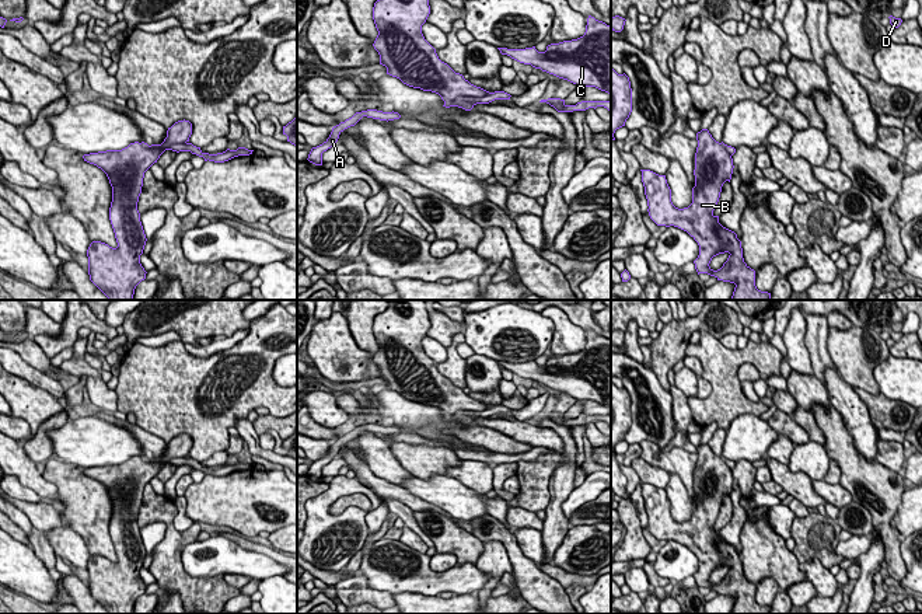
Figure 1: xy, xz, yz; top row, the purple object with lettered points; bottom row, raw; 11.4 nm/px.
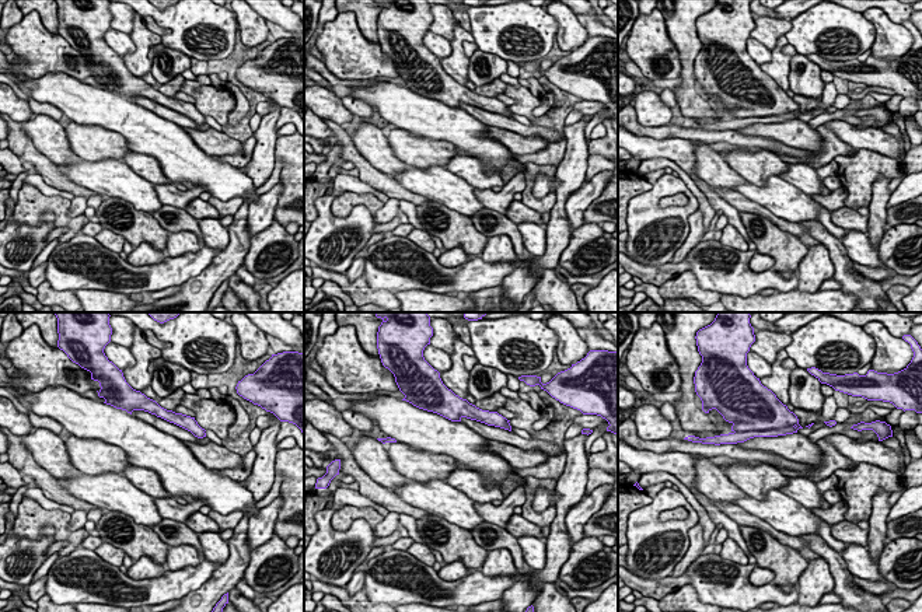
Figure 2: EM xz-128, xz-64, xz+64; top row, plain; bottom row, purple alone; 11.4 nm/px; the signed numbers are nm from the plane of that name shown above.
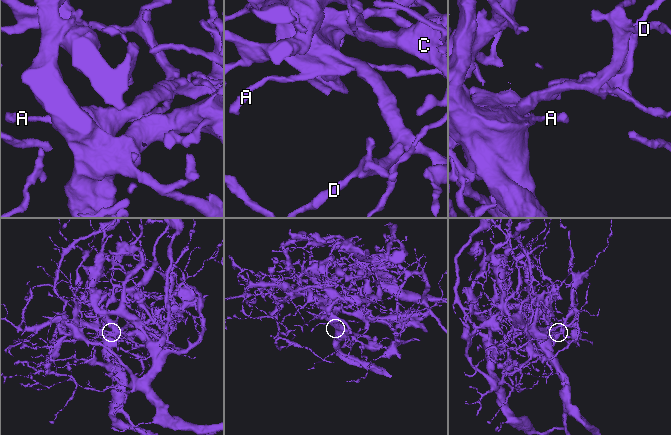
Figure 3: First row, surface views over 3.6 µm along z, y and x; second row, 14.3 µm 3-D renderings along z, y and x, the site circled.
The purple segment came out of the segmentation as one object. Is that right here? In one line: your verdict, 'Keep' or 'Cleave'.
Cleave

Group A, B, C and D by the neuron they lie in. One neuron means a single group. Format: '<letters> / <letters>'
A / B C D

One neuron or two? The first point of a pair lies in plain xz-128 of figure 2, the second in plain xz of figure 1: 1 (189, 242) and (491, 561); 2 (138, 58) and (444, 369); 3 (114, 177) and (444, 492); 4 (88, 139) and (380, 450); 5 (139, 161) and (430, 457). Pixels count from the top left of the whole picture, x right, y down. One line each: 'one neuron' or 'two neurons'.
1: one neuron
2: one neuron
3: one neuron
4: two neurons
5: two neurons

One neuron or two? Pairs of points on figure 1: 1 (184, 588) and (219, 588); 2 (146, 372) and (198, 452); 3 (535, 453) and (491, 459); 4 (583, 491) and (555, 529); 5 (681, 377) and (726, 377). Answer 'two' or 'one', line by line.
1: one
2: one
3: one
4: two
5: two

